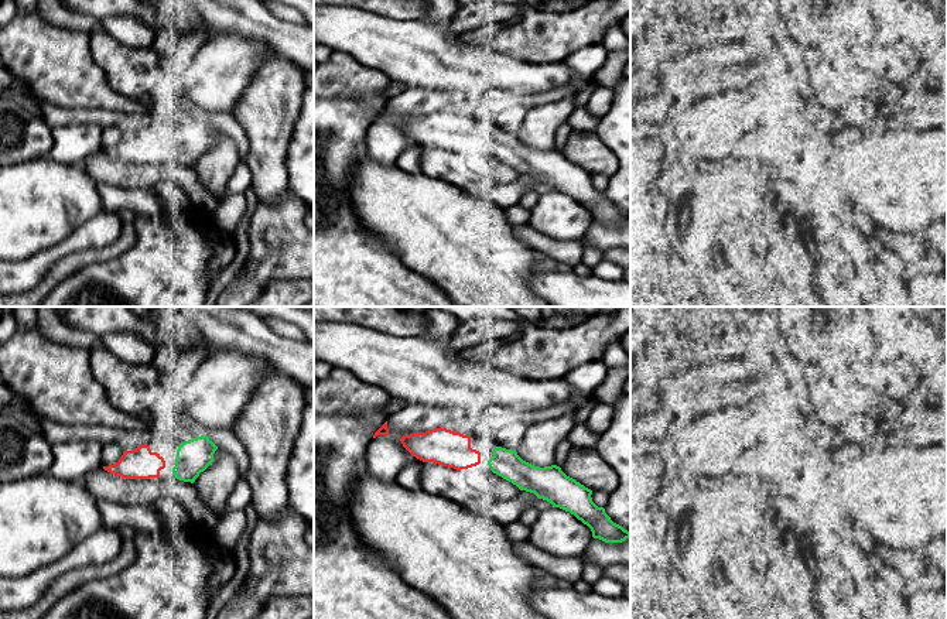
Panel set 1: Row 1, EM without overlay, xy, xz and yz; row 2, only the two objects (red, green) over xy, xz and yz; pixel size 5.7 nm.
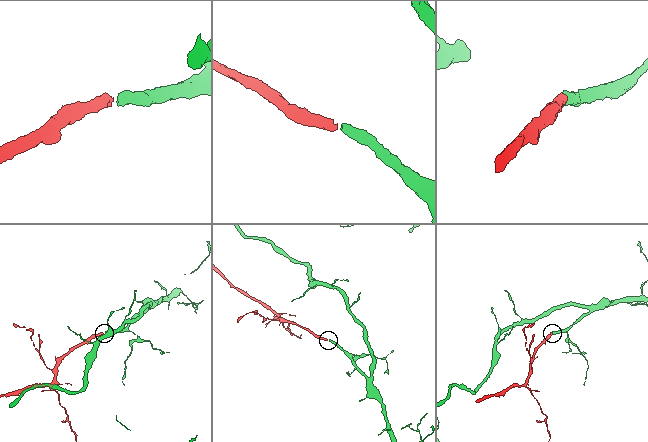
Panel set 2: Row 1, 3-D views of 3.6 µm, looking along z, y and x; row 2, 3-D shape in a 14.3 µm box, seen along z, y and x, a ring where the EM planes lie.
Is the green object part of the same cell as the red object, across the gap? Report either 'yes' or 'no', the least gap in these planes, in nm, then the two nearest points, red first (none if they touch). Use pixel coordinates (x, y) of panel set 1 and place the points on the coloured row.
yes; 50 nm apart; from red across xz (479, 461), (488, 461)

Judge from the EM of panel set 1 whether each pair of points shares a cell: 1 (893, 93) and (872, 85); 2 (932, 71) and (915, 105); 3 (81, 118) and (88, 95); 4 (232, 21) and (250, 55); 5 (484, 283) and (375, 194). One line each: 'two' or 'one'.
1: one
2: one
3: two
4: two
5: one

